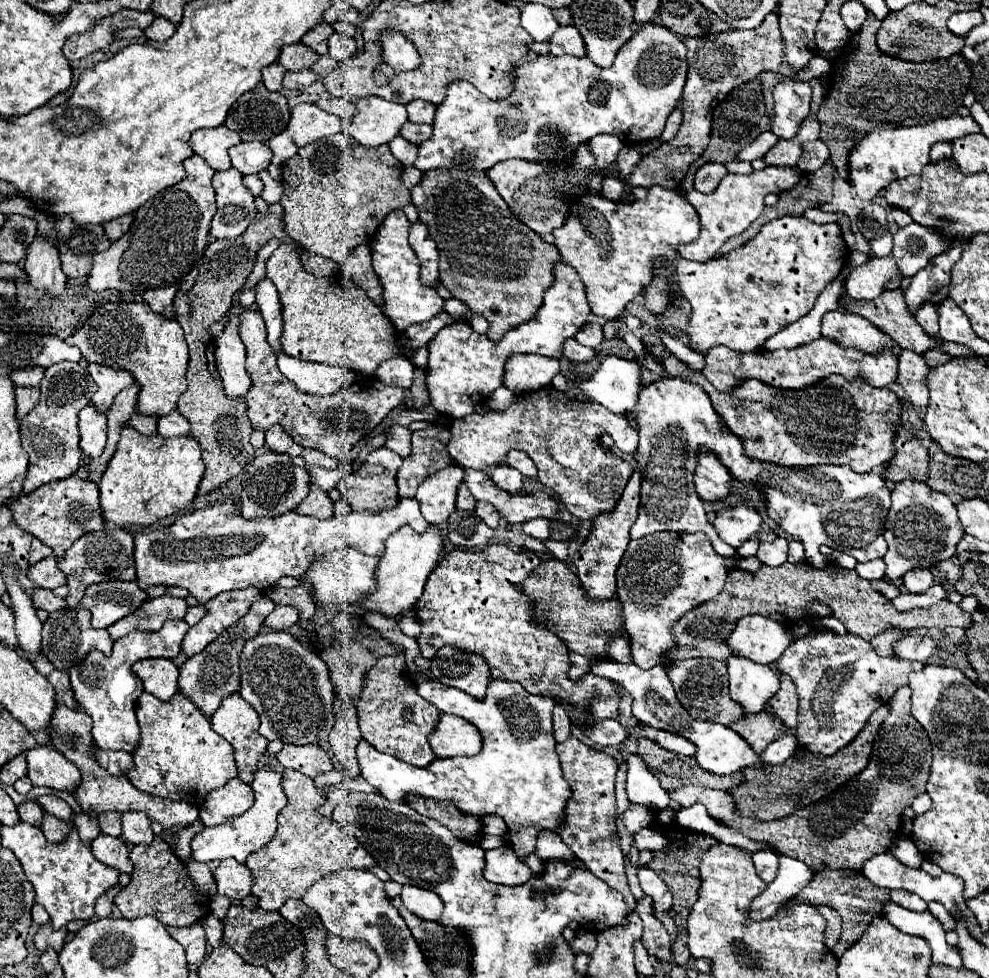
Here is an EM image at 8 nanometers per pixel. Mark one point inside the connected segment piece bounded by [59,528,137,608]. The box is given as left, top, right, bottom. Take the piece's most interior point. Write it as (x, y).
(106, 555)

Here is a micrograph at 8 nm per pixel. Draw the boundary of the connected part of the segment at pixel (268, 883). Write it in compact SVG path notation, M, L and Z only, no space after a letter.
M285 770L281 786L285 788L287 806L281 810L281 816L277 818L279 822L277 832L273 840L265 844L265 848L259 848L259 852L253 852L247 856L247 866L253 872L253 896L257 896L259 906L263 910L279 910L289 898L301 898L315 880L335 870L341 870L341 868L365 870L369 866L375 866L375 860L365 852L365 848L361 848L361 844L357 844L357 838L353 834L345 834L345 830L341 830L333 818L325 818L317 814L317 808L325 802L325 796L315 788L311 778L307 778L297 770Z

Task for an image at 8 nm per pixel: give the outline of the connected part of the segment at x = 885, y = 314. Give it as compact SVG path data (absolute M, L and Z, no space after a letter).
M905 280L905 282L901 284L901 288L897 288L897 290L885 290L877 300L853 300L853 298L849 298L849 296L843 296L843 298L839 298L839 306L843 306L847 312L853 312L853 314L859 314L859 316L867 318L867 320L869 320L873 326L877 326L881 332L889 334L903 350L909 348L909 350L913 350L913 352L917 352L917 354L923 354L925 350L929 350L929 348L935 346L935 338L927 336L927 334L921 330L921 326L917 324L915 316L907 310L907 304L905 304L905 300L903 300L903 290L907 288L907 284L909 284L909 280Z

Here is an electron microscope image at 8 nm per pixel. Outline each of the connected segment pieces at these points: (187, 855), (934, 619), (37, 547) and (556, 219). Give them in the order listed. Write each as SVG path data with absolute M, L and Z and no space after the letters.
M197 820L193 826L179 826L177 829L163 830L157 836L163 838L169 844L171 850L173 850L173 854L177 858L181 858L183 862L187 862L187 860L191 860L191 840L203 828L205 826Z
M785 562L777 568L761 566L757 574L749 574L741 568L735 568L721 590L721 594L691 612L687 612L675 626L673 632L679 638L679 648L665 653L667 664L685 658L713 658L713 660L725 660L731 656L725 636L733 630L735 622L747 614L763 614L779 624L785 624L787 618L801 618L805 616L805 606L813 600L825 602L831 606L833 616L843 622L847 632L863 636L865 640L871 640L875 634L881 634L889 628L901 628L901 630L929 630L929 628L947 628L947 626L959 626L965 628L971 624L971 616L963 612L957 604L949 600L937 602L933 608L913 608L909 612L897 612L893 604L879 592L875 592L869 586L869 580L863 580L855 570L845 570L831 562L823 570L815 570L807 562L803 564L791 564Z
M33 540L31 550L29 550L29 564L37 564L37 562L41 562L43 558L47 558L47 556L51 556L51 554L53 554L53 550L51 550L49 546L45 546L45 544L39 542L39 540Z
M581 144L573 154L571 162L537 164L537 162L525 162L525 160L507 160L487 170L487 176L497 188L497 192L501 194L501 198L507 202L511 212L523 224L527 224L533 232L543 236L547 232L553 232L567 220L569 208L575 202L575 194L583 190L601 192L601 180L605 178L605 172L593 170L591 162L593 162L593 154L589 152L589 146Z

